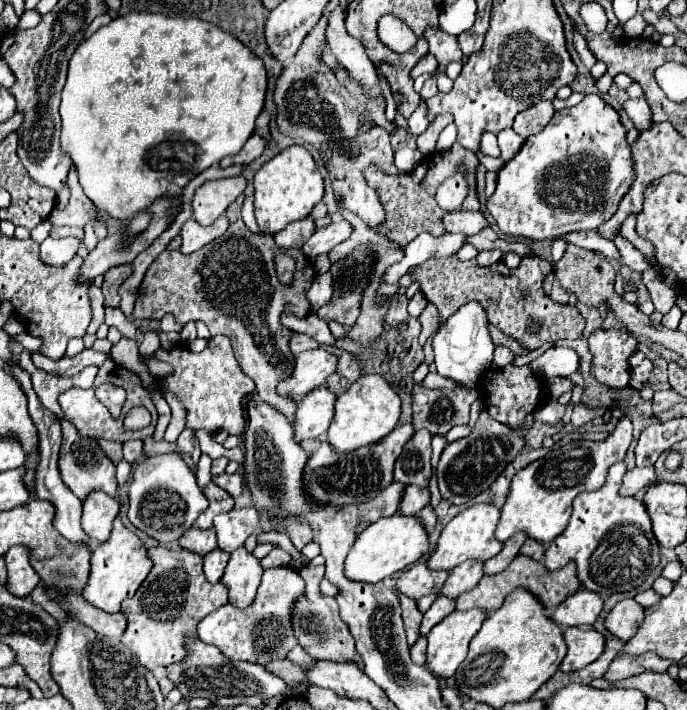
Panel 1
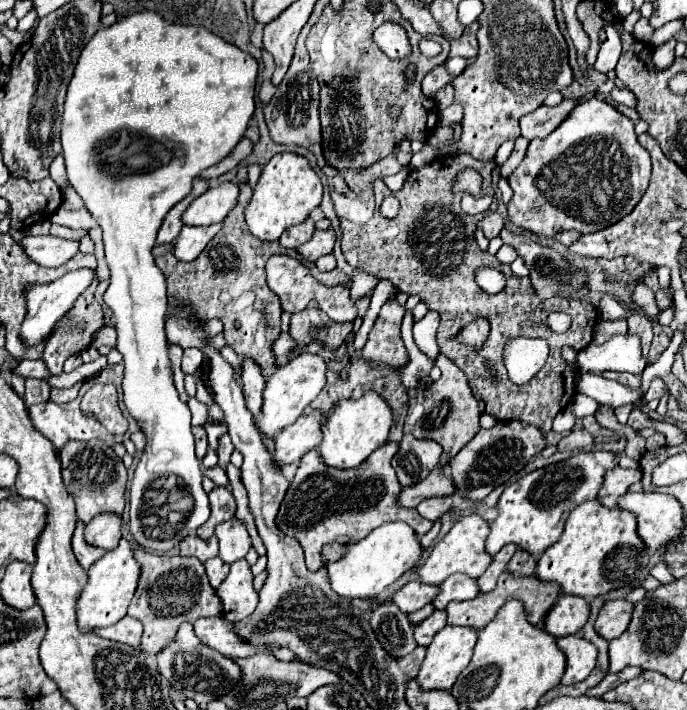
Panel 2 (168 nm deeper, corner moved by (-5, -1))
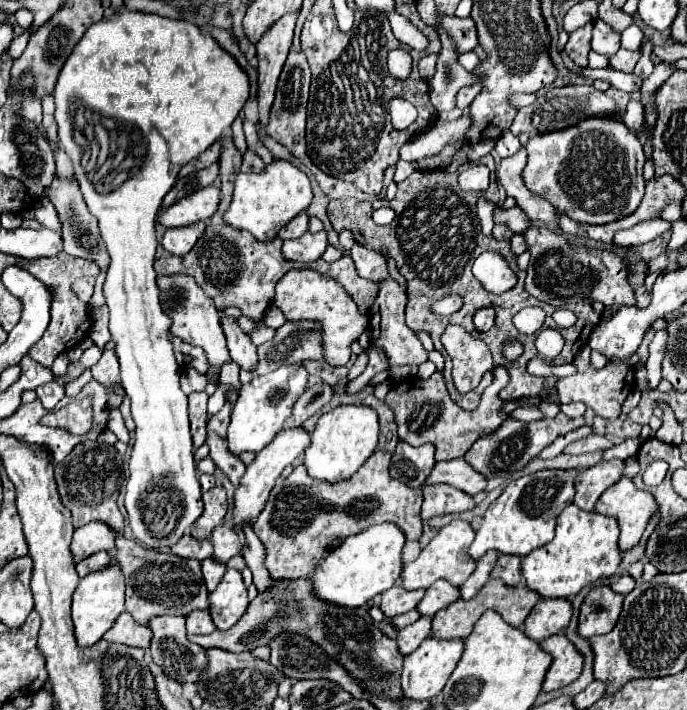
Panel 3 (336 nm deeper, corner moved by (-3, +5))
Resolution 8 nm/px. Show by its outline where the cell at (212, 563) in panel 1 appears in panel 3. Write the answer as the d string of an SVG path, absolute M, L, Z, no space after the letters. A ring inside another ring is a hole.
M216 558L202 560L202 574L204 574L204 582L206 582L208 592L212 592L220 584L224 572L226 572L226 564L218 562Z

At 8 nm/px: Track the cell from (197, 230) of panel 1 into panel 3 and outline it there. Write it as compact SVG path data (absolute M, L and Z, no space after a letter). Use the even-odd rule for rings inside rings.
M196 222L192 226L182 226L182 228L168 228L162 238L162 246L174 256L186 256L188 250L196 244L200 234L204 232L204 228L206 222Z

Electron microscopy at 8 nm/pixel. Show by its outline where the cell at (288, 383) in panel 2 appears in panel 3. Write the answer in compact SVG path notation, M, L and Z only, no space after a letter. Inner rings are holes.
M286 364L266 376L252 376L250 384L240 388L238 402L232 410L232 422L228 428L228 450L232 454L240 452L260 452L266 444L272 442L278 430L292 416L292 406L298 396L306 390L308 384L308 370L304 364Z

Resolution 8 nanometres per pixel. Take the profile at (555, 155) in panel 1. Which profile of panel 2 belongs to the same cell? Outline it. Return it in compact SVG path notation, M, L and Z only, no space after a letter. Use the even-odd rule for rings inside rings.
M594 96L580 102L572 116L568 116L550 136L532 140L526 158L510 174L508 182L514 190L508 214L516 226L526 228L540 238L552 238L562 230L588 234L616 224L634 210L650 182L650 156L646 148L638 144L632 120Z

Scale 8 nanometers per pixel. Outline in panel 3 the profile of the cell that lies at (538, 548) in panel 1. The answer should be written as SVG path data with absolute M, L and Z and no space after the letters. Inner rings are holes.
M502 554L494 566L492 578L500 578L504 580L508 586L518 586L520 578L522 578L522 558L520 556L512 556L512 554Z

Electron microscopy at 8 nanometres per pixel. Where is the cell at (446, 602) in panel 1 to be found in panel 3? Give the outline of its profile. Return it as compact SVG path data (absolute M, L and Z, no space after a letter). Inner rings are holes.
M420 616L414 624L402 628L398 632L398 640L396 640L402 654L414 652L422 644L422 640L426 636L430 636L430 632L432 632L432 618L430 616Z

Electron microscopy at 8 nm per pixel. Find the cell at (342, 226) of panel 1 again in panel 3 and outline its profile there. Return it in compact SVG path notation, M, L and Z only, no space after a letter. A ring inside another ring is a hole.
M306 232L302 238L296 238L296 240L286 240L284 246L282 246L282 254L286 260L296 260L296 262L314 262L318 260L324 250L328 246L328 240L326 240L326 232L318 232L318 234L312 234L312 232Z

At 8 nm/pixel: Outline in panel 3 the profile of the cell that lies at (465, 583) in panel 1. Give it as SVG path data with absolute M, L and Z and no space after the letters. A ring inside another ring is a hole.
M438 580L434 586L426 590L426 596L418 604L418 612L422 616L434 616L438 610L446 608L450 602L460 598L460 588L450 584L448 580Z

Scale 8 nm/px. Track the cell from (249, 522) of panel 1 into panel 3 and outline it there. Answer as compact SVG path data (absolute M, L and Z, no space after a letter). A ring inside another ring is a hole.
M216 526L212 532L212 542L214 542L214 558L220 562L228 562L232 556L240 554L242 550L242 538L238 536L238 530L232 526Z

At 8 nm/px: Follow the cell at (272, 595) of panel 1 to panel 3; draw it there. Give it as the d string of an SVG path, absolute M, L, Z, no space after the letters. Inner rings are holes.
M194 610L186 616L188 634L210 634L214 632L214 622L206 610Z

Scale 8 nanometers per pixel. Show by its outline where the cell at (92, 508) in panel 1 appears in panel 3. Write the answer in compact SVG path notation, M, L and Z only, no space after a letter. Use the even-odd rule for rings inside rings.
M88 522L86 526L80 526L74 530L72 554L76 562L94 552L100 552L100 550L112 552L114 548L116 548L116 532L104 522Z

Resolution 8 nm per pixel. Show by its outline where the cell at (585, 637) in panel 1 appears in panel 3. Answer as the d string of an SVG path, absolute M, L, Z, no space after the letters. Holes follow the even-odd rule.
M554 634L546 640L542 640L540 646L546 652L550 652L554 658L552 666L546 674L544 686L542 686L544 692L558 690L558 688L574 682L580 676L580 672L584 668L584 656L564 634Z

